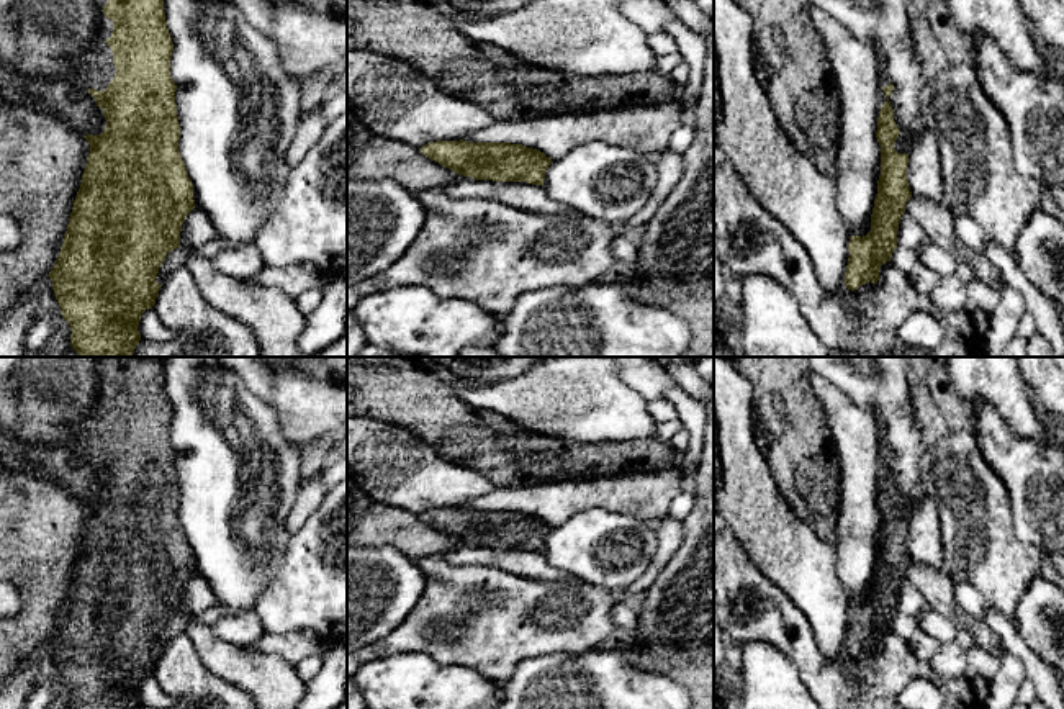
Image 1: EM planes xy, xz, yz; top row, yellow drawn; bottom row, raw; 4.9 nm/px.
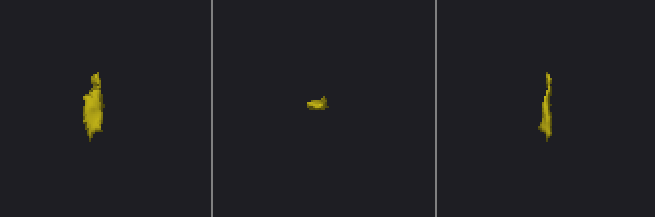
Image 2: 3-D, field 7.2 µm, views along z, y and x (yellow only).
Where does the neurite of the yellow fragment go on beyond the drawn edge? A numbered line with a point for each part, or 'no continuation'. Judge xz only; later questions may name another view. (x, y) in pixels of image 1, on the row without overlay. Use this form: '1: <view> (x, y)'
no continuation

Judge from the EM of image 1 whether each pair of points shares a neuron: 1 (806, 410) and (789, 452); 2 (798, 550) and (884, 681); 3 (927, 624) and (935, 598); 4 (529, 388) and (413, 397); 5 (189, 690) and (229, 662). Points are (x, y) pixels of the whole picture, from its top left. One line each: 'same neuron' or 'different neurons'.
1: same neuron
2: different neurons
3: different neurons
4: different neurons
5: different neurons

